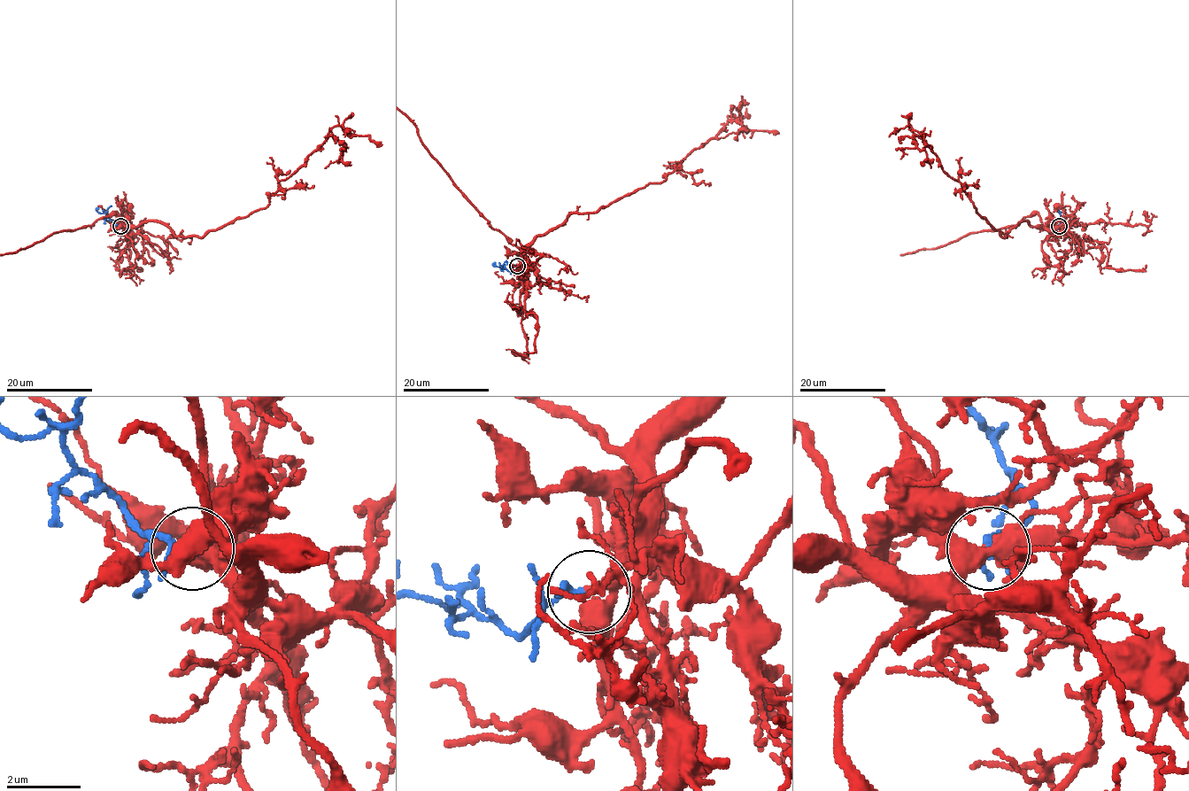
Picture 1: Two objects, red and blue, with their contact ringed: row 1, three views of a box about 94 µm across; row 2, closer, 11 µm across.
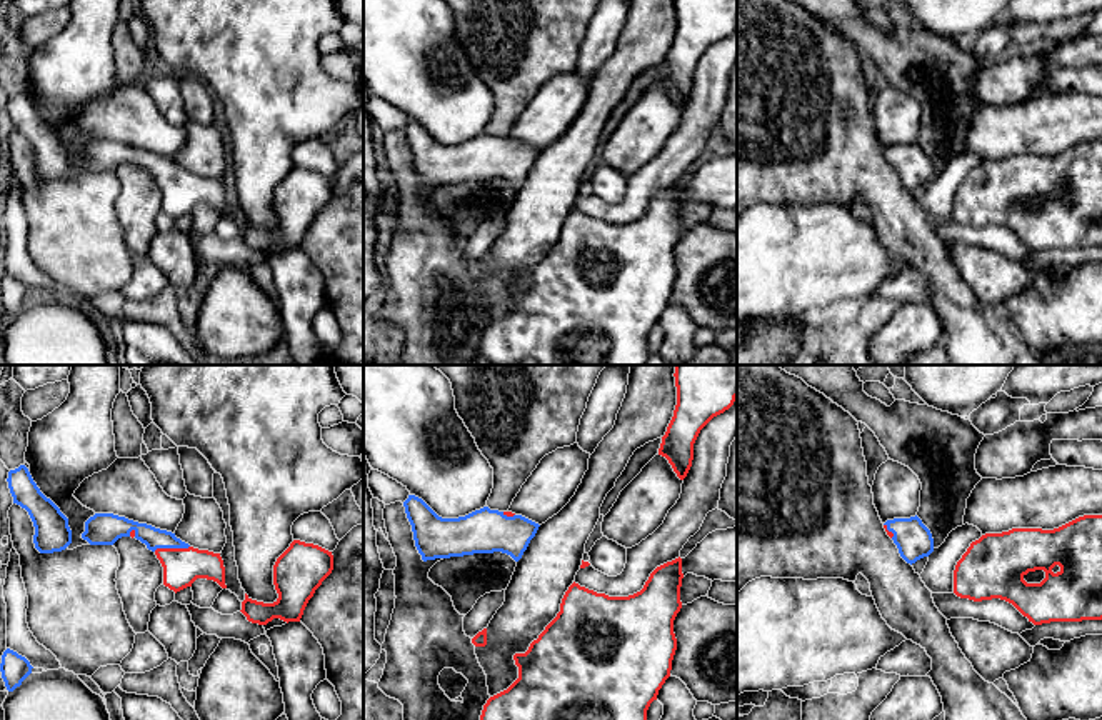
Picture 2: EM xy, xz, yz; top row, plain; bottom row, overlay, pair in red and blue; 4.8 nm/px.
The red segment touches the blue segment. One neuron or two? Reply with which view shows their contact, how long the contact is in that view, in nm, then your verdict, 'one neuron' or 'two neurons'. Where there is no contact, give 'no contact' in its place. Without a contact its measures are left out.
xy | 180 nm | one neuron

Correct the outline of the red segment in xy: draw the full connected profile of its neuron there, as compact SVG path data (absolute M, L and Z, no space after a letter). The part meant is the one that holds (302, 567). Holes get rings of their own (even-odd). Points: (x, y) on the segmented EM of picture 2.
M293 540L273 565L273 585L278 598L273 603L263 603L245 593L240 612L248 622L258 625L267 625L273 618L287 623L300 622L308 600L332 570L332 552Z

